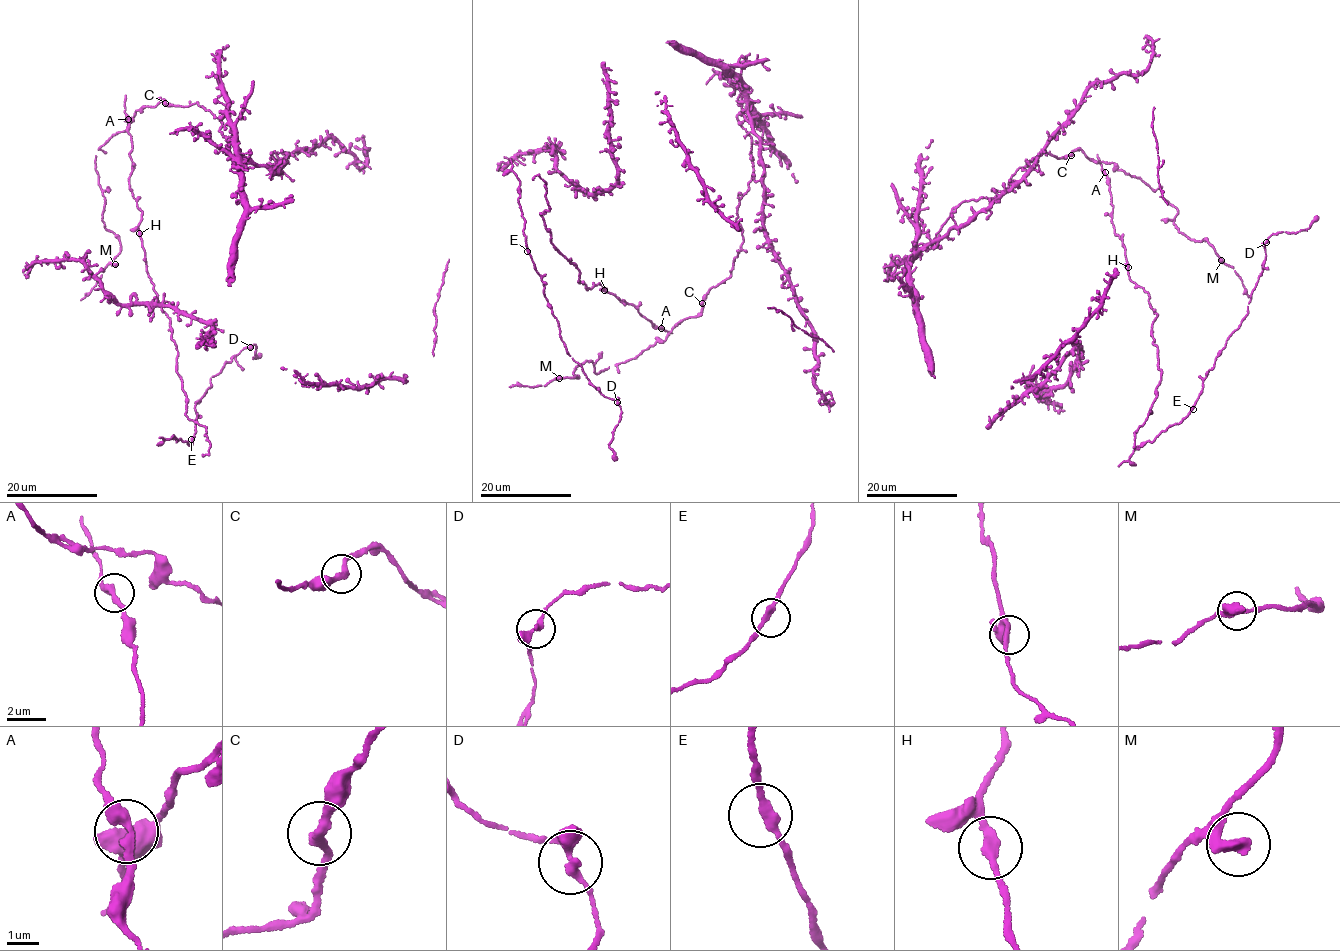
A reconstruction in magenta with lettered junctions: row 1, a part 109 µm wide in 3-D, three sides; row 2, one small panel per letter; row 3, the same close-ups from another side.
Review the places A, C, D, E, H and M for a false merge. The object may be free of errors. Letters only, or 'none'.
none

